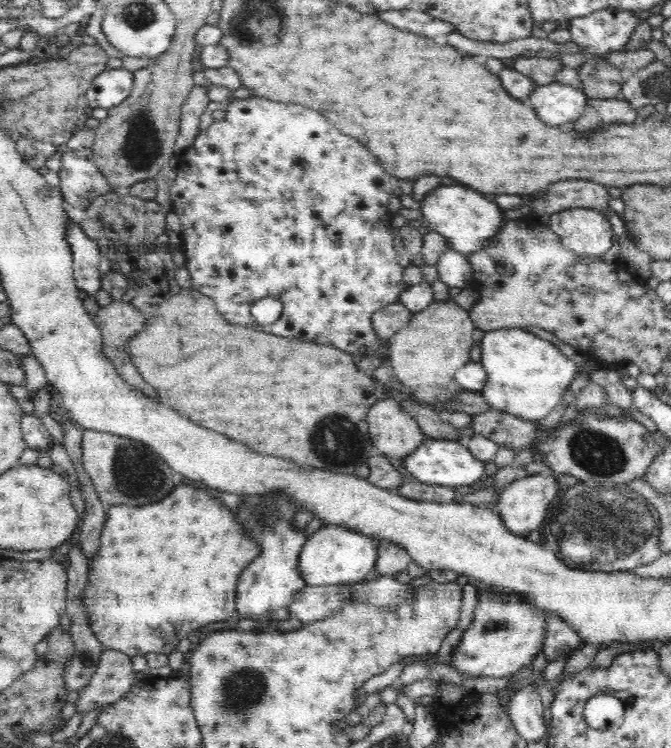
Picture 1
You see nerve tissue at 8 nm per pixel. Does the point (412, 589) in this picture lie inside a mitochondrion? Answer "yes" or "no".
no

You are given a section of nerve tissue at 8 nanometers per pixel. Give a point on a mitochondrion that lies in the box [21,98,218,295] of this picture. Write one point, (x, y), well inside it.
(142, 147)

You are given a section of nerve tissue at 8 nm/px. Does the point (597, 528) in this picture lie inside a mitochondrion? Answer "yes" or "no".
yes

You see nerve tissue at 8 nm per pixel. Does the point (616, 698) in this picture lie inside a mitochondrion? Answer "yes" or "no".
no

